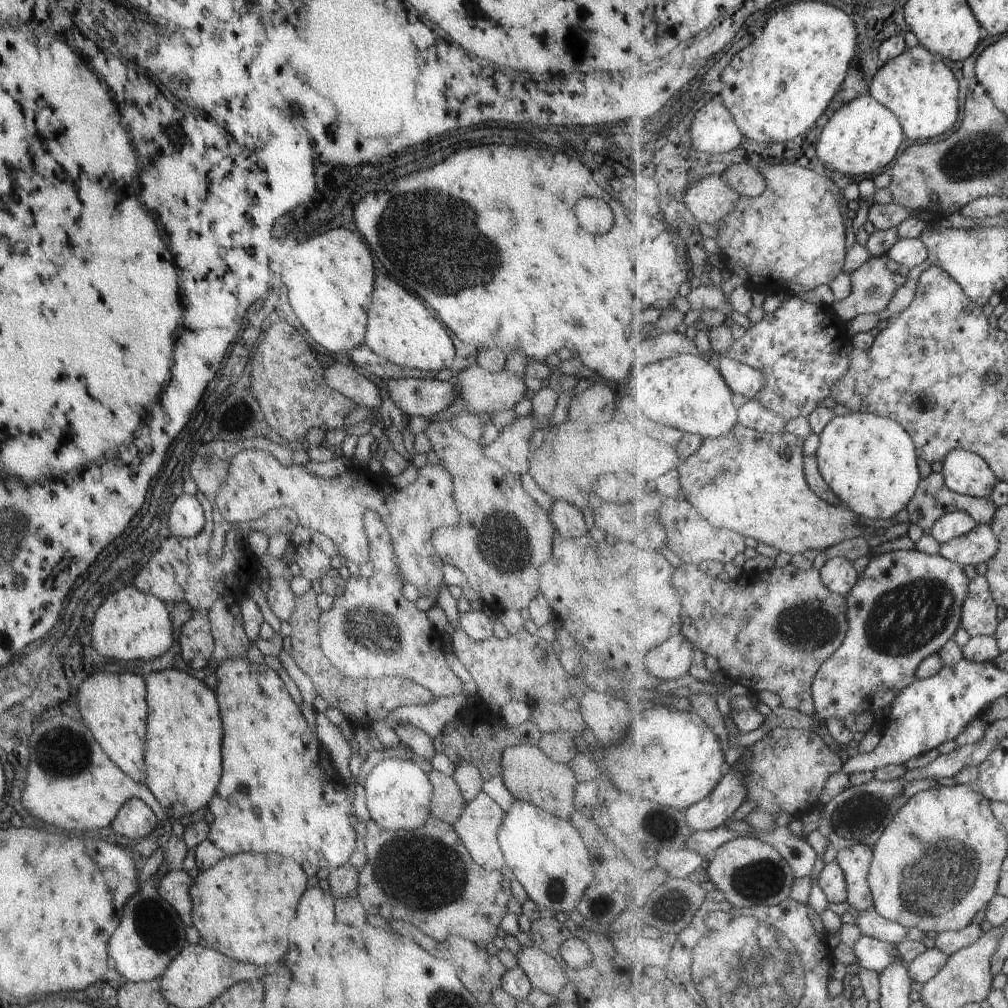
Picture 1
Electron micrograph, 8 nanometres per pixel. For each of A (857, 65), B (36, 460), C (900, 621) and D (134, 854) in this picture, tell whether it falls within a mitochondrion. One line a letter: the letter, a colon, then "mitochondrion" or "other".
A: other
B: other
C: mitochondrion
D: other

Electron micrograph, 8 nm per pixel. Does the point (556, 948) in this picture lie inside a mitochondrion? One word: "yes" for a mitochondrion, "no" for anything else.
no

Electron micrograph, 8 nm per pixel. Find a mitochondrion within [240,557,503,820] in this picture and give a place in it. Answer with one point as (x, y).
(368, 627)

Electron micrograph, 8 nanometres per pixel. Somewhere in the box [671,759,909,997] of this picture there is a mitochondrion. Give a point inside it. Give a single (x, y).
(862, 816)

